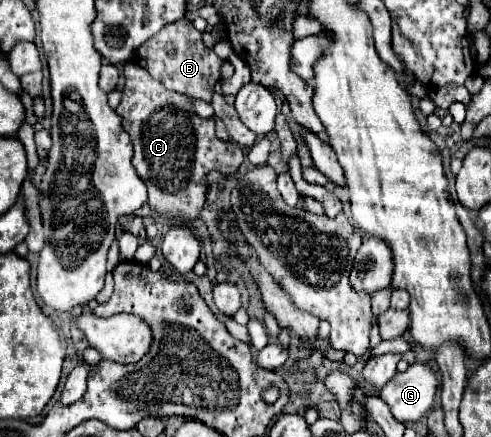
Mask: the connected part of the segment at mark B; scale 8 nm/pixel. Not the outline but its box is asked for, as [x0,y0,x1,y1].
[135,20,223,102]

